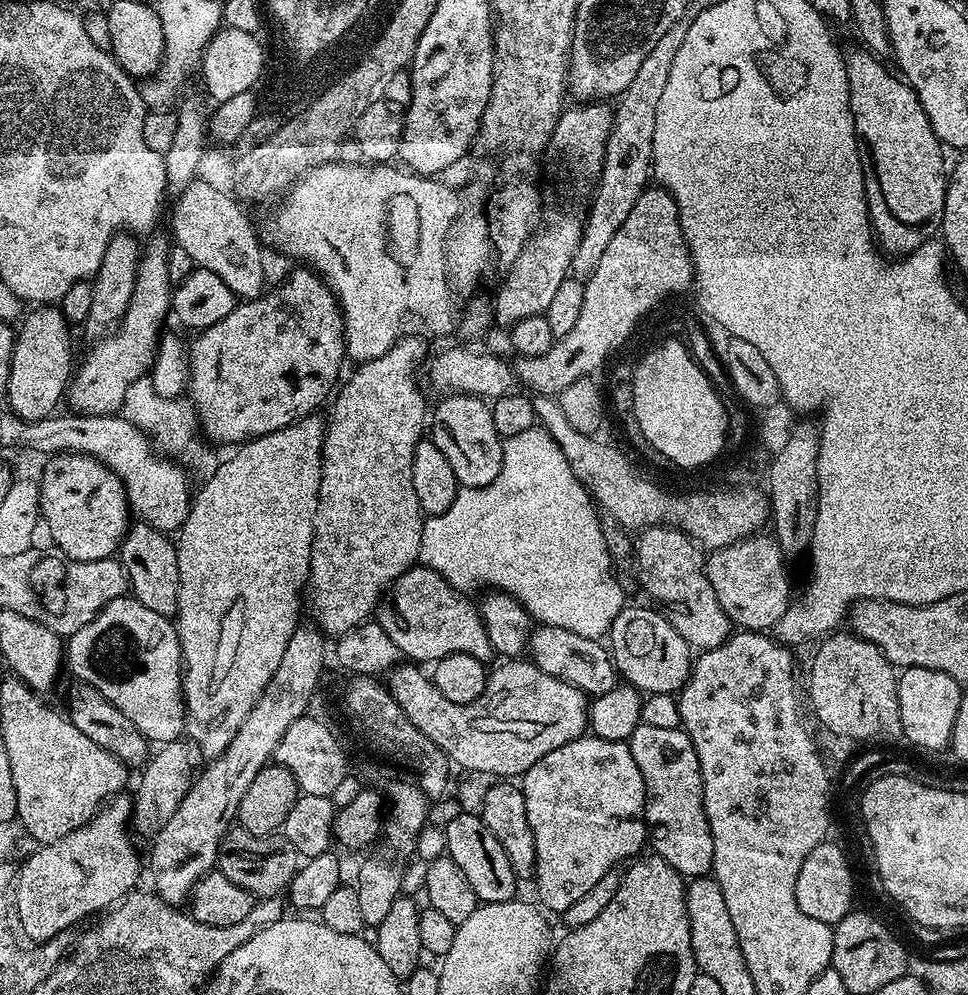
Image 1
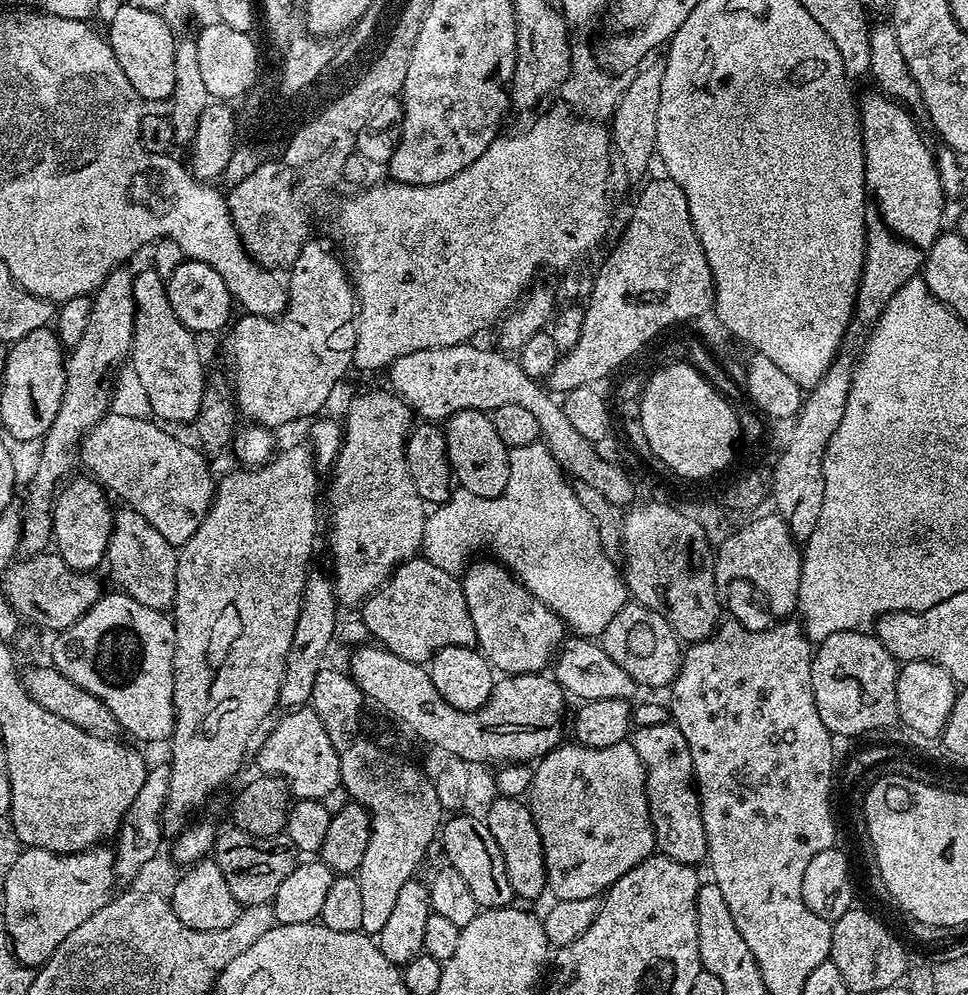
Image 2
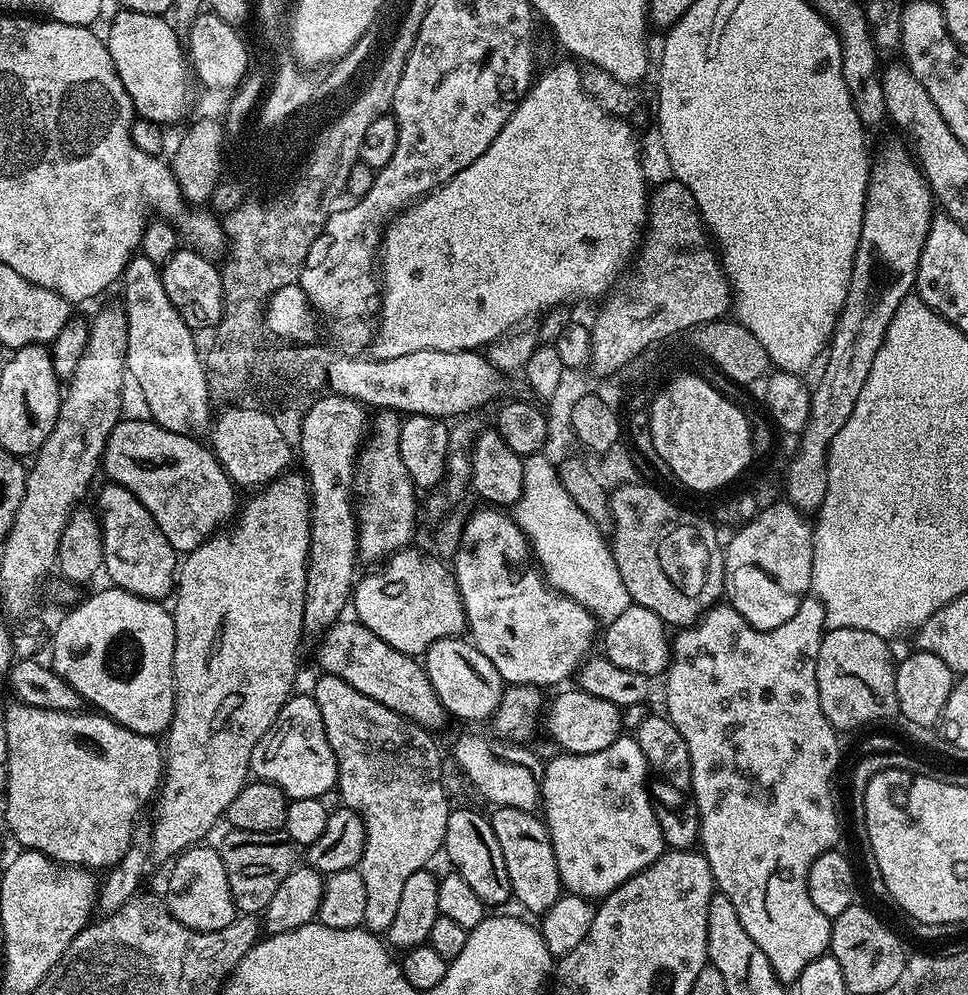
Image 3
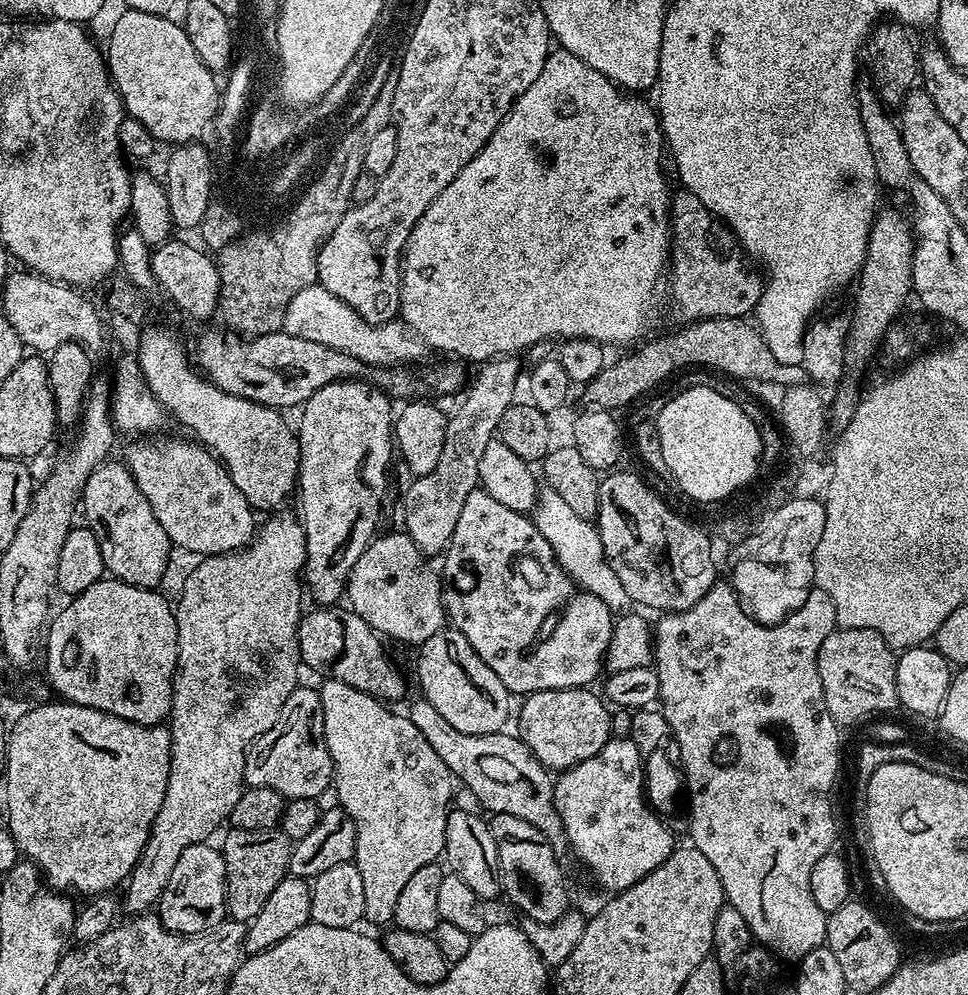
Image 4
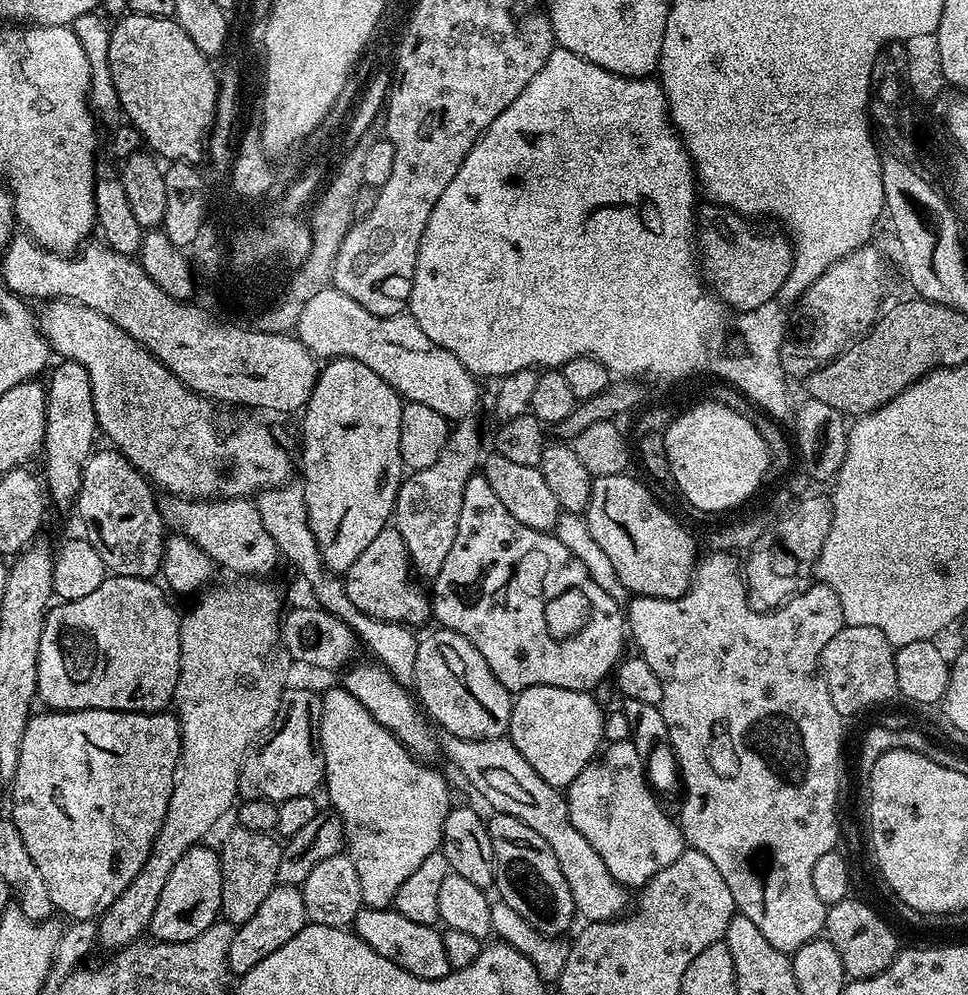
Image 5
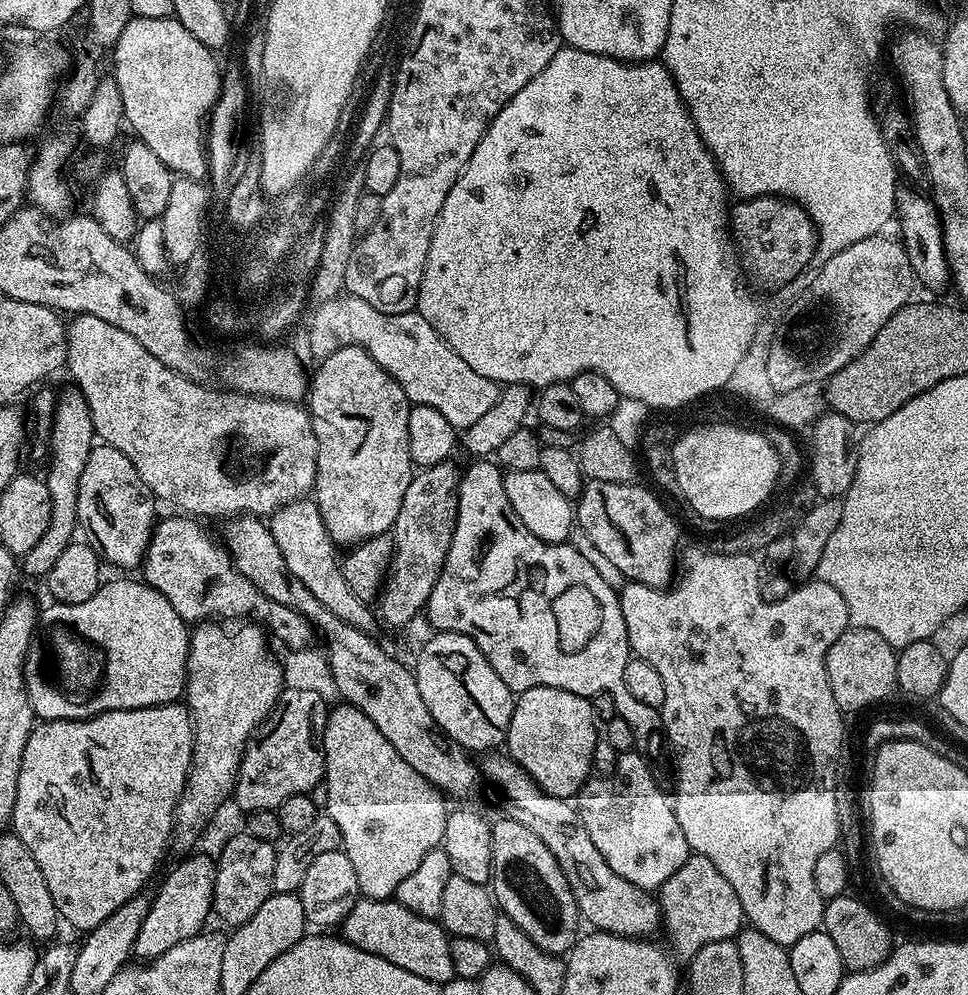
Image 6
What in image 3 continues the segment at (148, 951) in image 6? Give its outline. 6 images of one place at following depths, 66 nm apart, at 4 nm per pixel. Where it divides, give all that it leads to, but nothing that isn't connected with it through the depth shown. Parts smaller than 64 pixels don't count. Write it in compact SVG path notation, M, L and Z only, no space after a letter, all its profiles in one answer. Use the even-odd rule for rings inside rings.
M204 847L186 848L179 856L175 857L174 863L171 865L171 867L173 866L172 873L168 876L166 907L168 913L175 920L182 922L182 926L193 928L196 932L213 932L214 930L222 930L222 926L230 926L230 922L234 922L237 918L238 909L234 898L230 894L230 882L226 878L226 866L222 866L219 851L215 847Z

